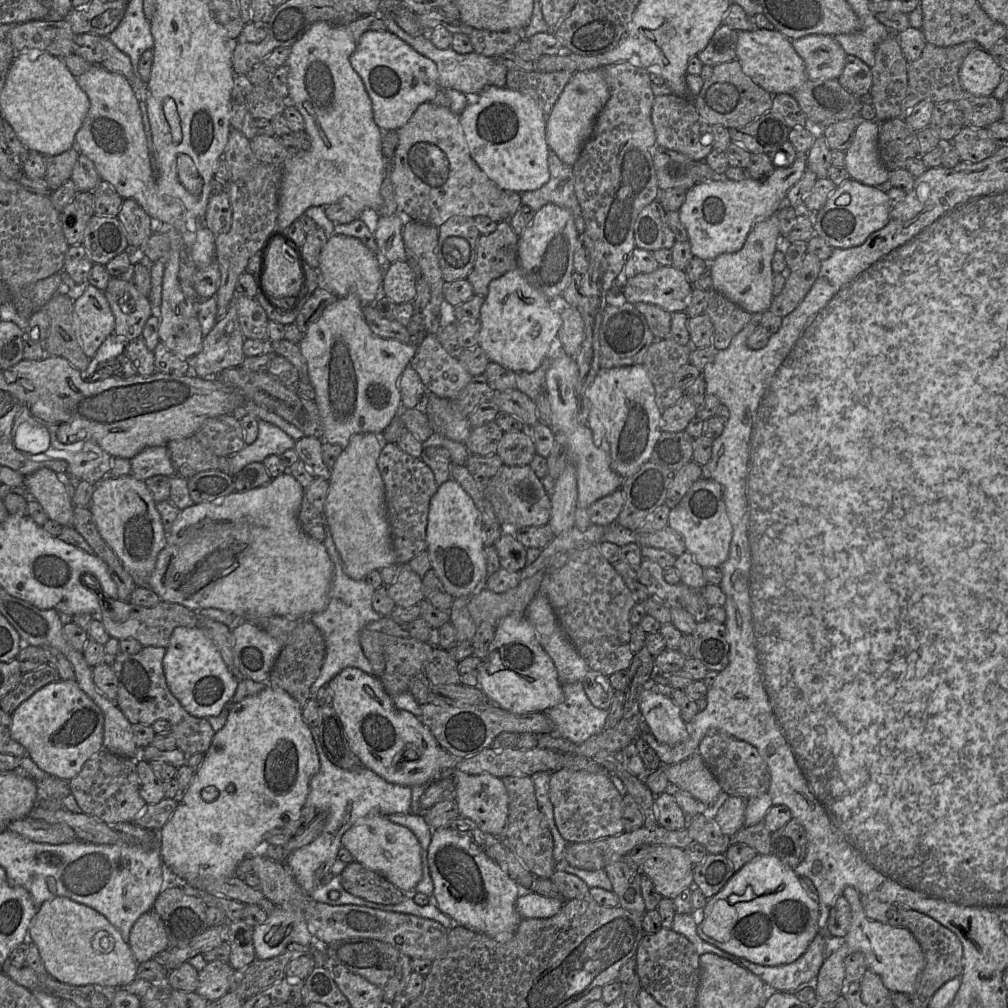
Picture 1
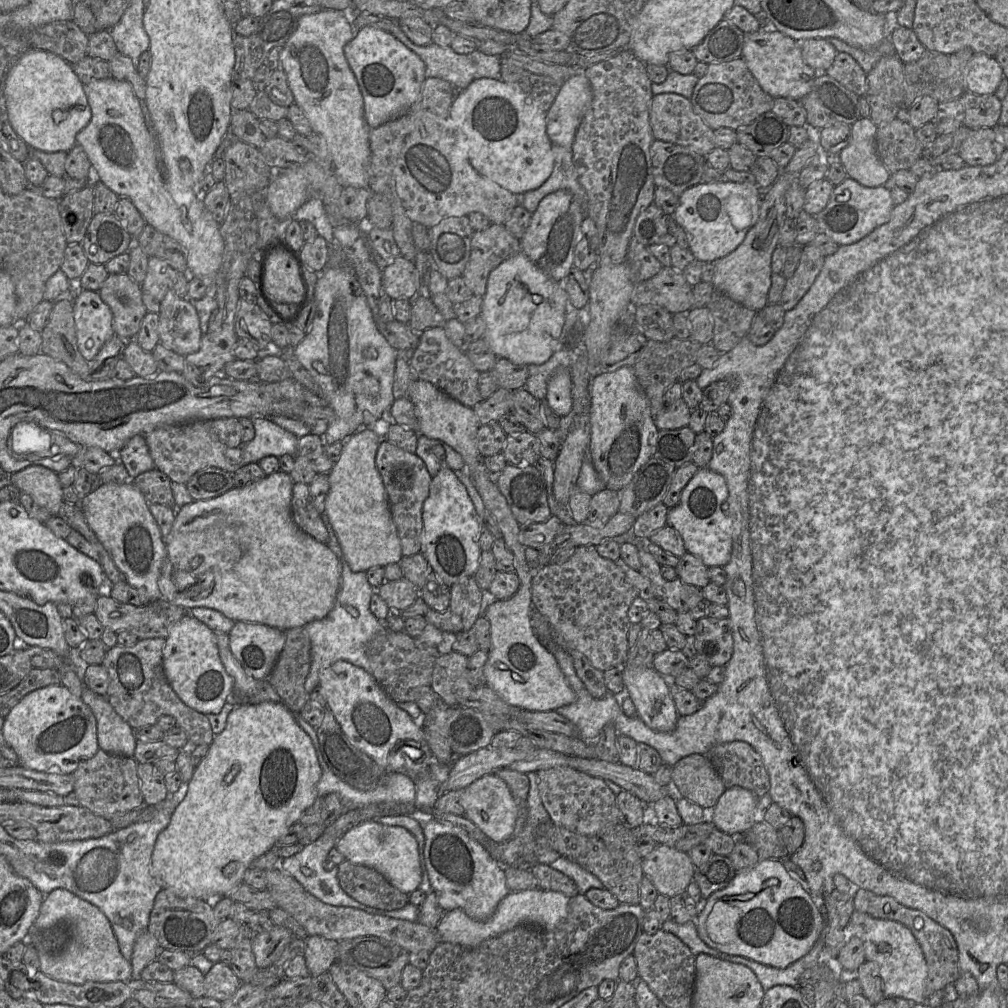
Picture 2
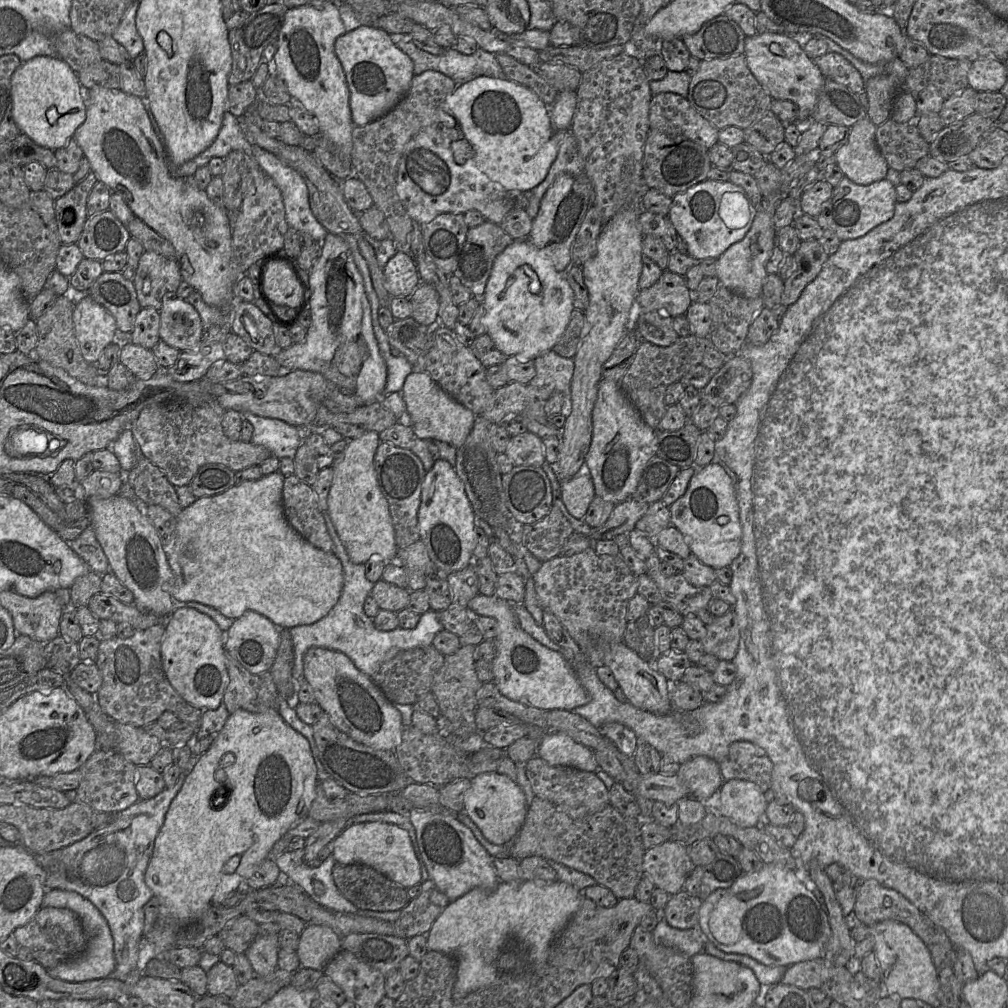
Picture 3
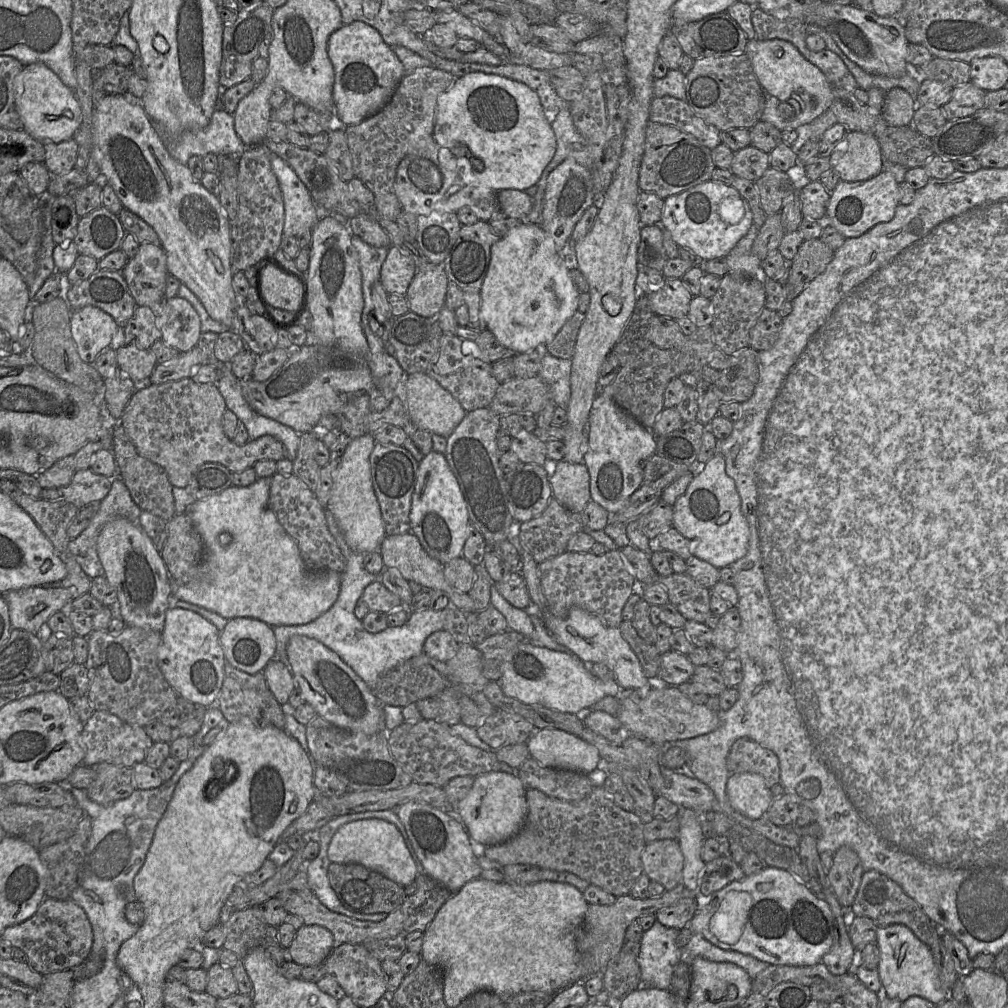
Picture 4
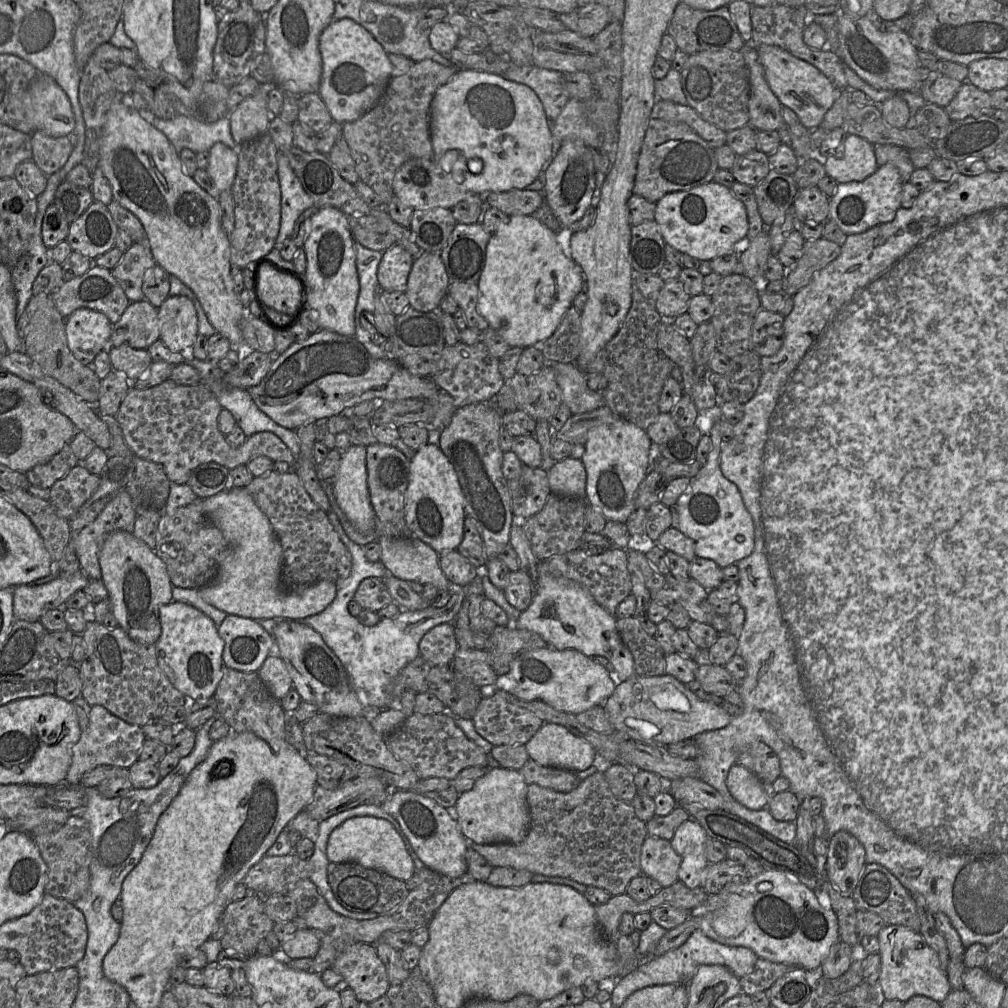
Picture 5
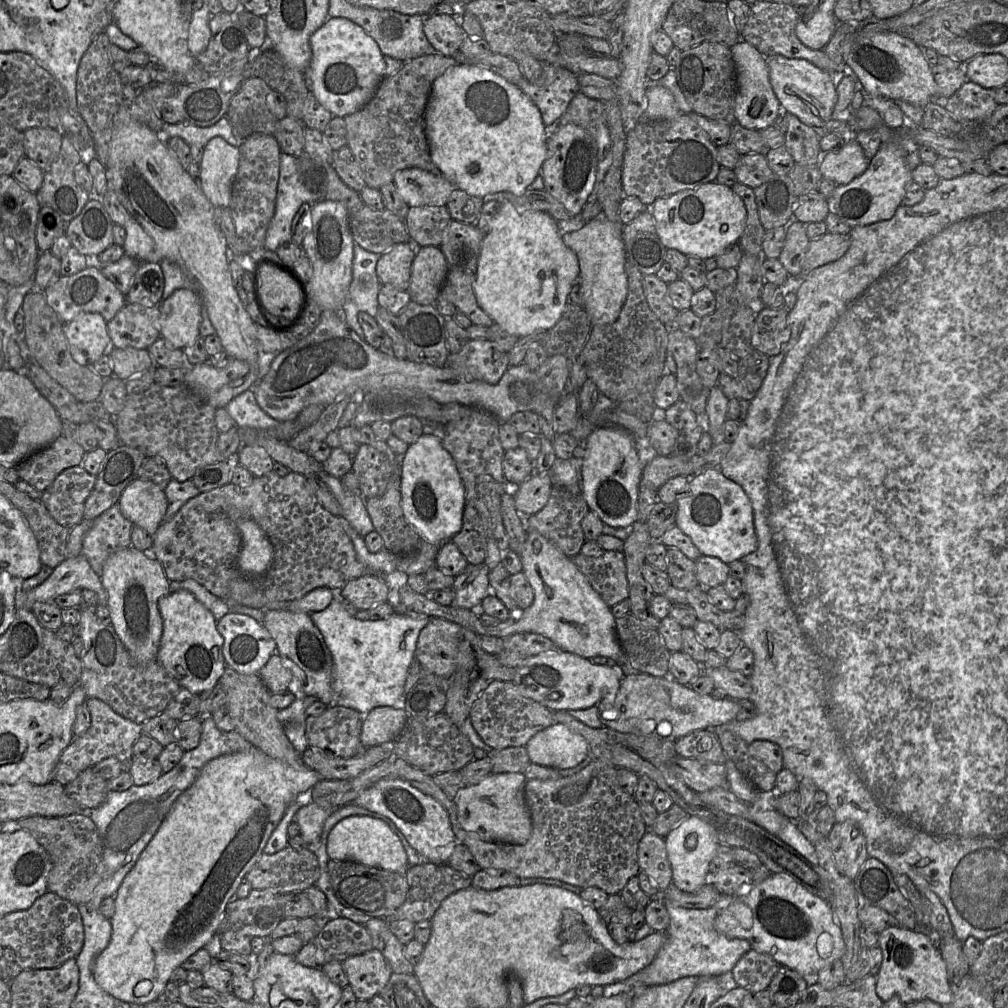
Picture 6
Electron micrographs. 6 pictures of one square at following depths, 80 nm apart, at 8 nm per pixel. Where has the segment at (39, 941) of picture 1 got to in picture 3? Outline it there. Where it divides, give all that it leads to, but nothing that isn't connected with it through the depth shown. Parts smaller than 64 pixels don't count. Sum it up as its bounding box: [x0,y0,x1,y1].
[42,889,116,982]

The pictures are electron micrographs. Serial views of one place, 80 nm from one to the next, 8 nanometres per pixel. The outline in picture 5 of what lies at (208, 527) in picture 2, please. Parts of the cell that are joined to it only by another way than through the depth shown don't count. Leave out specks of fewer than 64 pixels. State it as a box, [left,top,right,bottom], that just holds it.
[199,487,337,620]

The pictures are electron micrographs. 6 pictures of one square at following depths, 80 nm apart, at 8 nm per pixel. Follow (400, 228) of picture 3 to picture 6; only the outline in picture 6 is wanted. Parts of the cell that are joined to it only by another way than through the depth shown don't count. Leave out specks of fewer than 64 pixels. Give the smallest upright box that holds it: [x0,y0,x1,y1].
[343,54,456,189]

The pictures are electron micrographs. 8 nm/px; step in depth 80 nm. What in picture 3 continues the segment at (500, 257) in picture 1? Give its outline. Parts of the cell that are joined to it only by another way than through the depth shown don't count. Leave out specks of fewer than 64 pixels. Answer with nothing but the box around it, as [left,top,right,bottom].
[452,220,514,298]

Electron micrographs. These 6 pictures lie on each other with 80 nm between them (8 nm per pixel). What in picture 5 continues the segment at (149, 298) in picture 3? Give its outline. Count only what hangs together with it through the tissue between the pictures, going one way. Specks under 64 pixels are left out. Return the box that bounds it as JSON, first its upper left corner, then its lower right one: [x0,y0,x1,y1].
[111,241,156,302]

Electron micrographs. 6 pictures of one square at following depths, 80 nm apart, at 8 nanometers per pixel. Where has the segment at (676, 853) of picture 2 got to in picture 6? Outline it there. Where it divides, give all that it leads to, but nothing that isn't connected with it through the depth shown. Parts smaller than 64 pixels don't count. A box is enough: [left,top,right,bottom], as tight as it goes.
[637,830,672,892]

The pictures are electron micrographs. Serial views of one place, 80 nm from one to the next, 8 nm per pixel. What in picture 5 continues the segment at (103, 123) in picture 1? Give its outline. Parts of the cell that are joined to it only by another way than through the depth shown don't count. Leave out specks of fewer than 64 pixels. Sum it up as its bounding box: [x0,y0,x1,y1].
[98,102,245,351]

